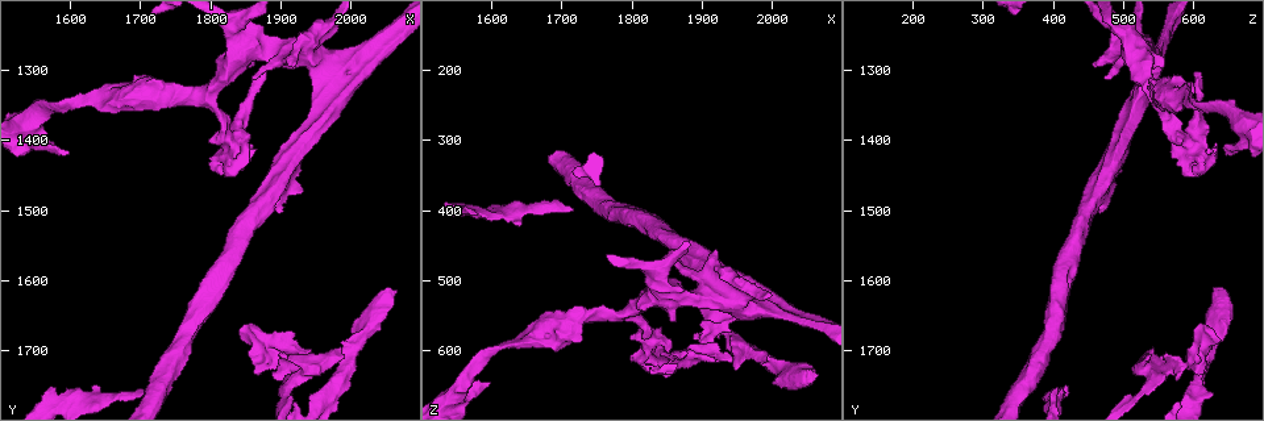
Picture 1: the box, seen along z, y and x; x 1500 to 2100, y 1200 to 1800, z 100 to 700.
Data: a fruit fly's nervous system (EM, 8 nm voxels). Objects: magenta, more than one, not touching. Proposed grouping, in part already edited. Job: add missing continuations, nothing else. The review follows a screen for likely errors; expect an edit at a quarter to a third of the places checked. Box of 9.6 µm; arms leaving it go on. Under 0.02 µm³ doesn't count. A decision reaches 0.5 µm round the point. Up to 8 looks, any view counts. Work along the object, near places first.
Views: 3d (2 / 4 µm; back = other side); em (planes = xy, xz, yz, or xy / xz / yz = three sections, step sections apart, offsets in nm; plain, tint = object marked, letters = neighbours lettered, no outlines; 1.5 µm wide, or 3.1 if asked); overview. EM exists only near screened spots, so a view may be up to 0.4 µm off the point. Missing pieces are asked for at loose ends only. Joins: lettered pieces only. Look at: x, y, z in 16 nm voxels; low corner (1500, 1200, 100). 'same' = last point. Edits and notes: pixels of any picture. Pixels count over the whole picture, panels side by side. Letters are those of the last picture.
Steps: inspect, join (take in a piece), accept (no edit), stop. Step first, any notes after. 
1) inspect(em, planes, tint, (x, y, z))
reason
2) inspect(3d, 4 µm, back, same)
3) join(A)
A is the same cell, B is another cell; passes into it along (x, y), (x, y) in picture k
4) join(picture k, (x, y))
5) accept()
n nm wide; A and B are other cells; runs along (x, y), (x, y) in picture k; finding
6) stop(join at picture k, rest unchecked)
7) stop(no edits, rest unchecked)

inspect(em, xz, step 8, letters, (1640, 1755, 420))
free end

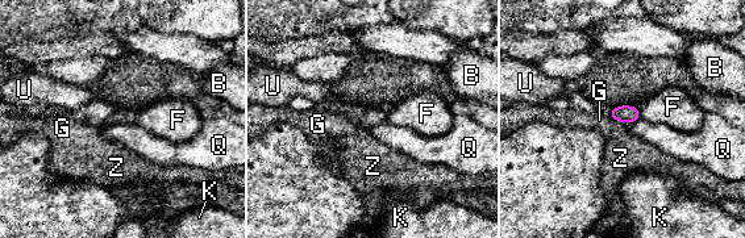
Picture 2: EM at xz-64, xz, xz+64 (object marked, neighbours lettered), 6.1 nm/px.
accept()
B, F, G, K, Q, U and Z are other cells; border along (640, 117), (632, 124) in picture 2; no lettered piece goes on from it

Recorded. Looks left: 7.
inspect(em, planes, letters, (1990, 1700, 545))
an open end

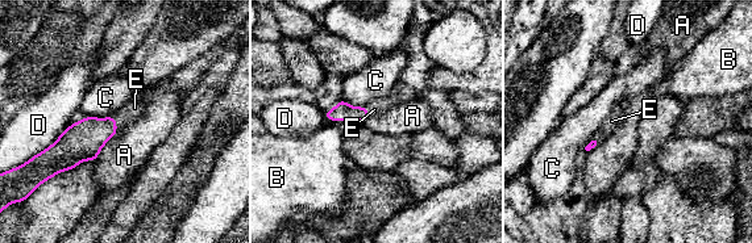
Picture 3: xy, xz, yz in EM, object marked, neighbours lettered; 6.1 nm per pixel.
join(E)
E is the same cell, A, B, C and D are other cells; passes into it along (82, 141), (115, 124), (134, 108) in picture 3; it goes on there

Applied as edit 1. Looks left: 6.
inspect(em, planes, letters, (1870, 1730, 610))
branch stops here

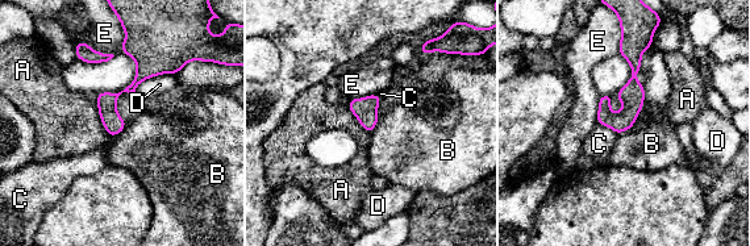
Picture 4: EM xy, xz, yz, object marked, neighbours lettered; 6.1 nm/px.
accept()
A, B, C, D and E are other cells; border along (644, 86), (636, 121), (617, 134) in picture 4; no lettered piece goes on from it

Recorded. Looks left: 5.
stop(join at picture 3, rest unchecked)

